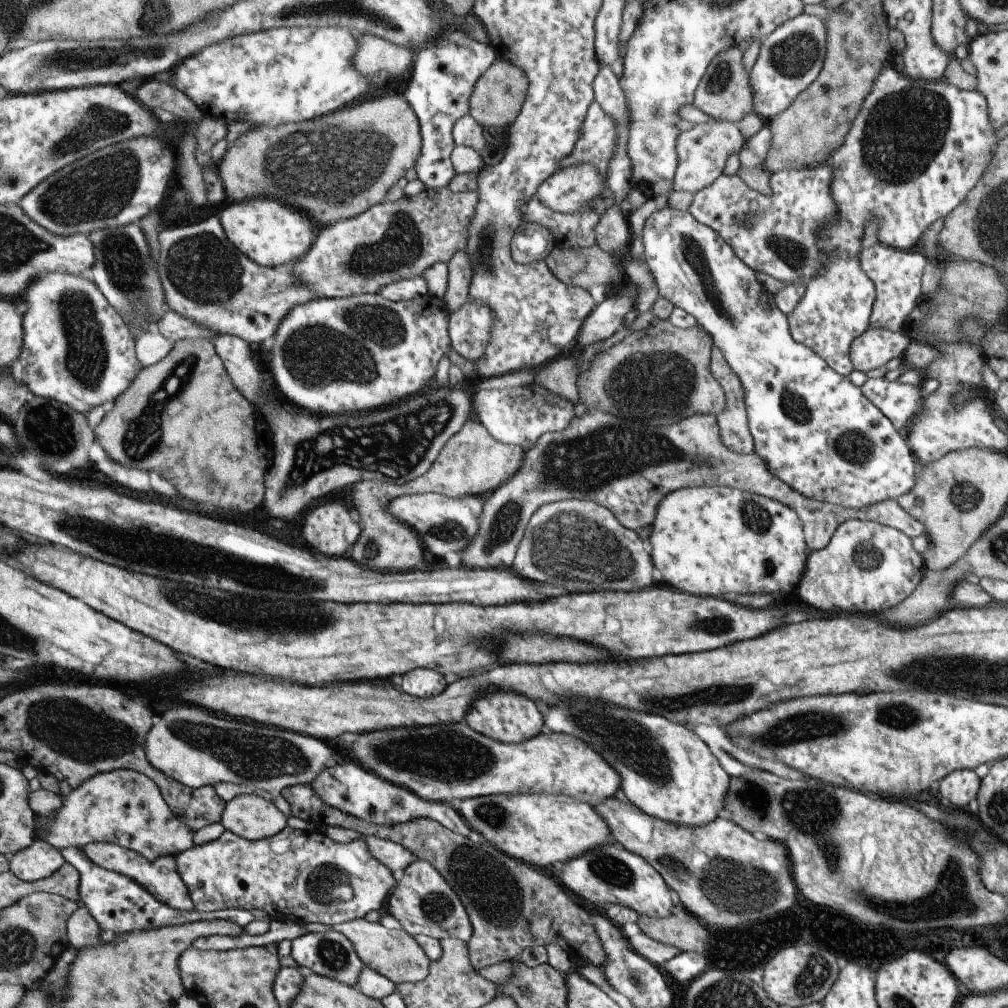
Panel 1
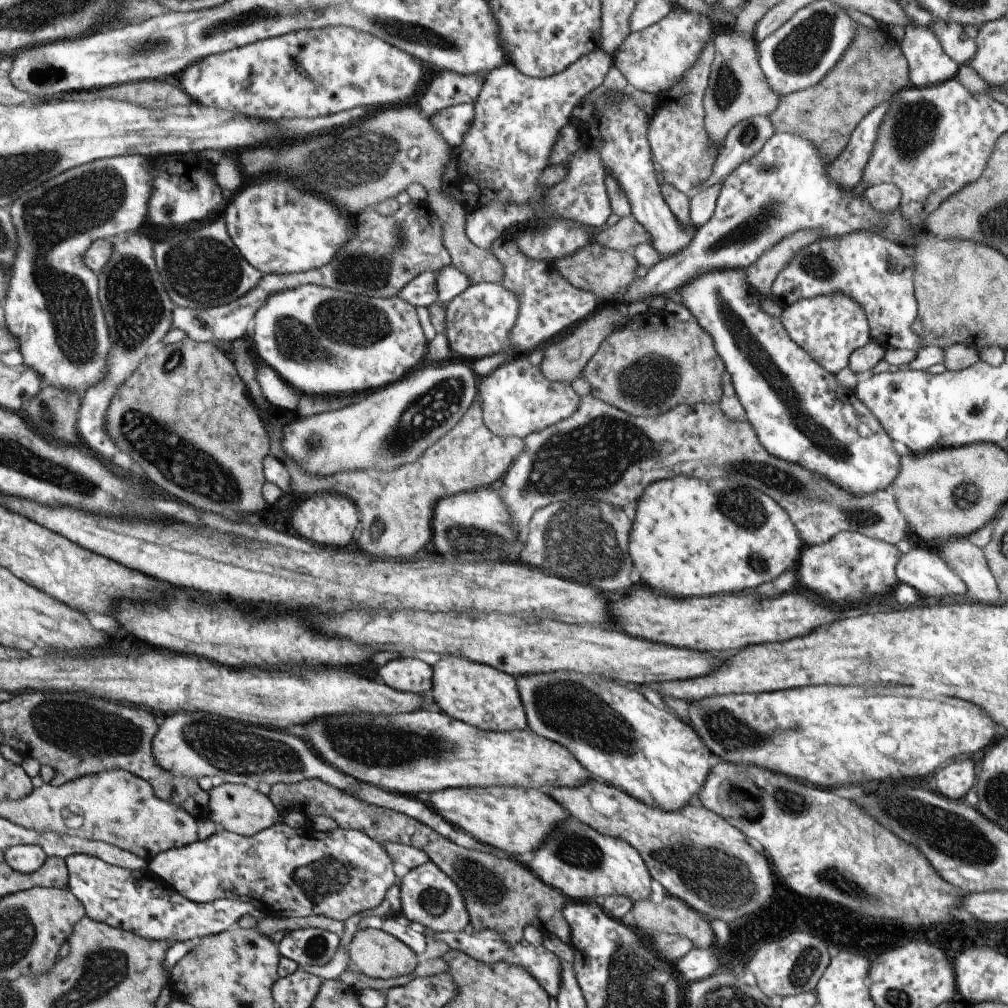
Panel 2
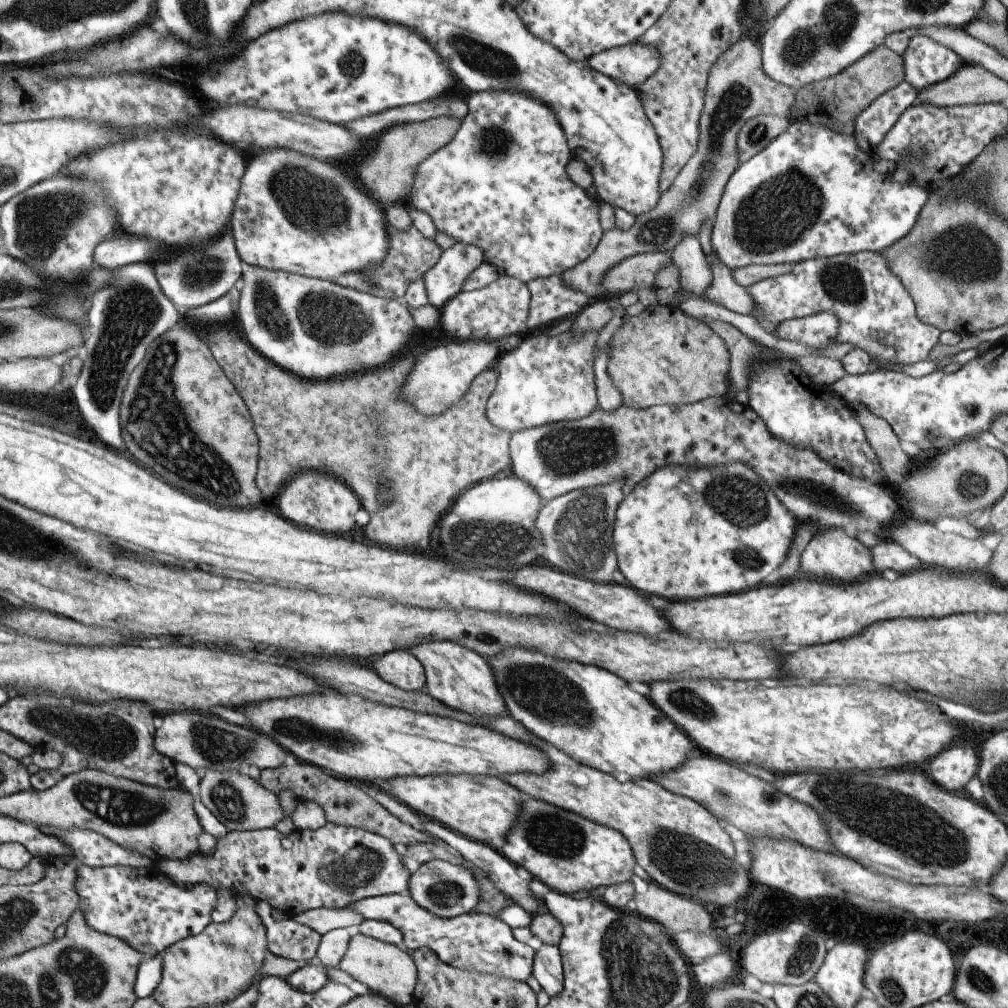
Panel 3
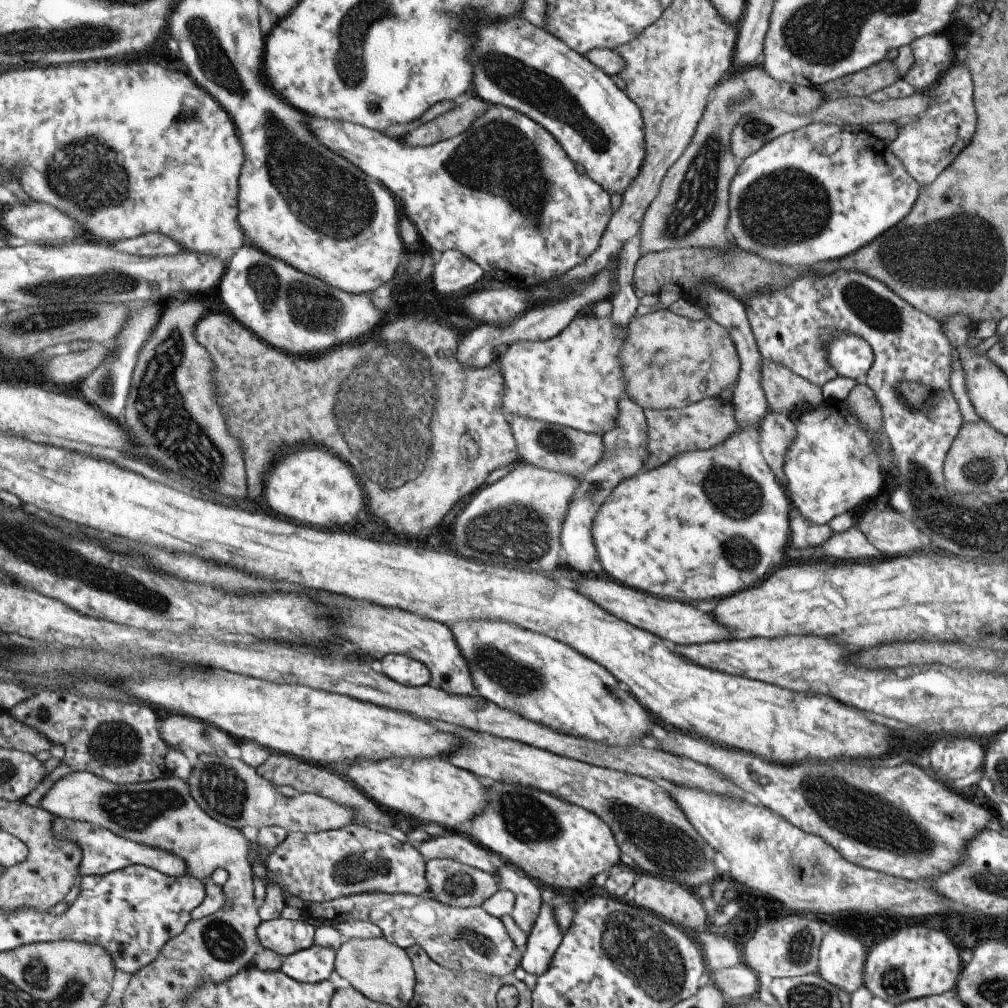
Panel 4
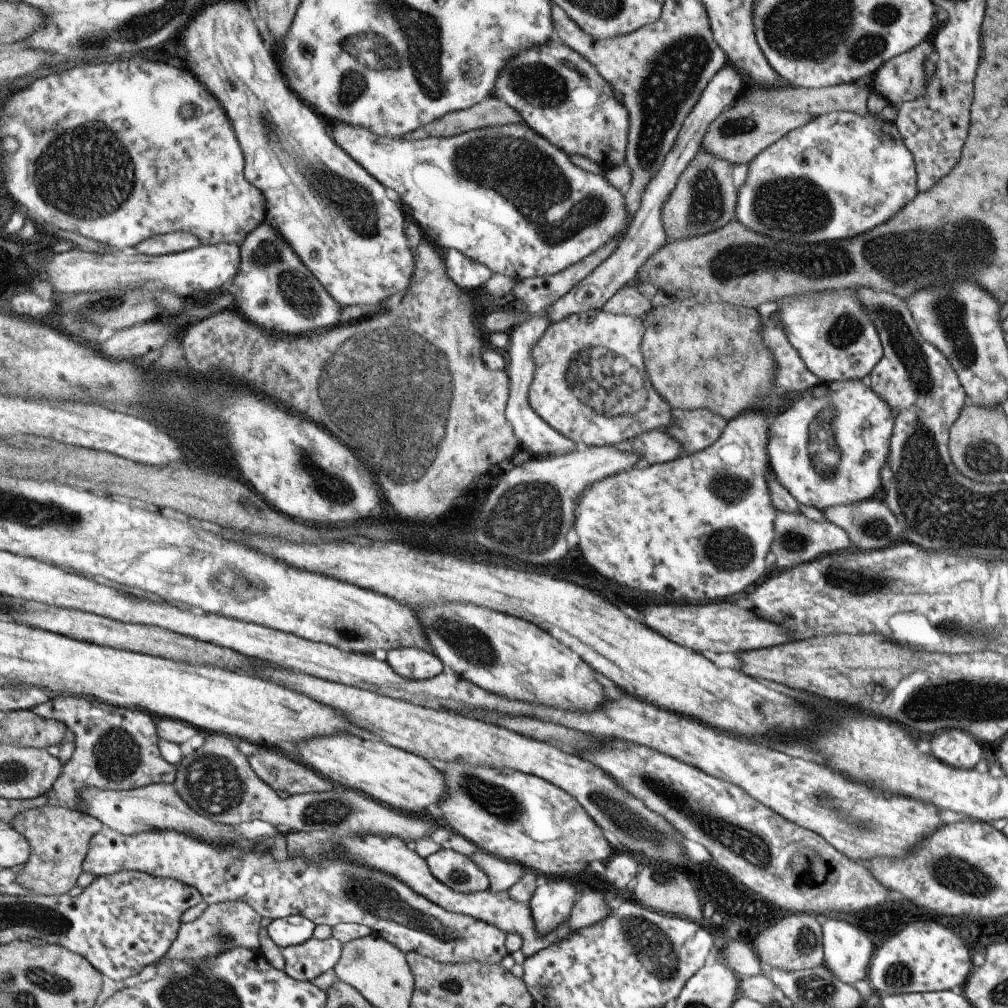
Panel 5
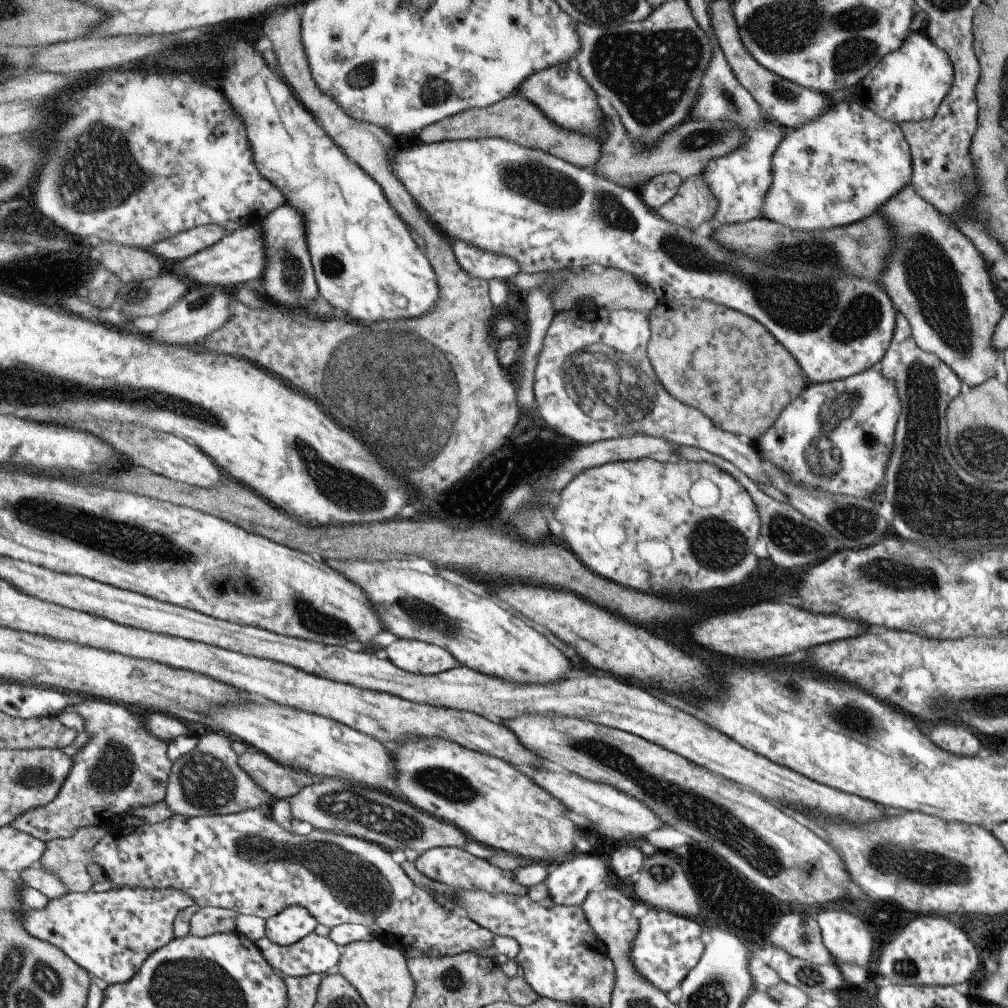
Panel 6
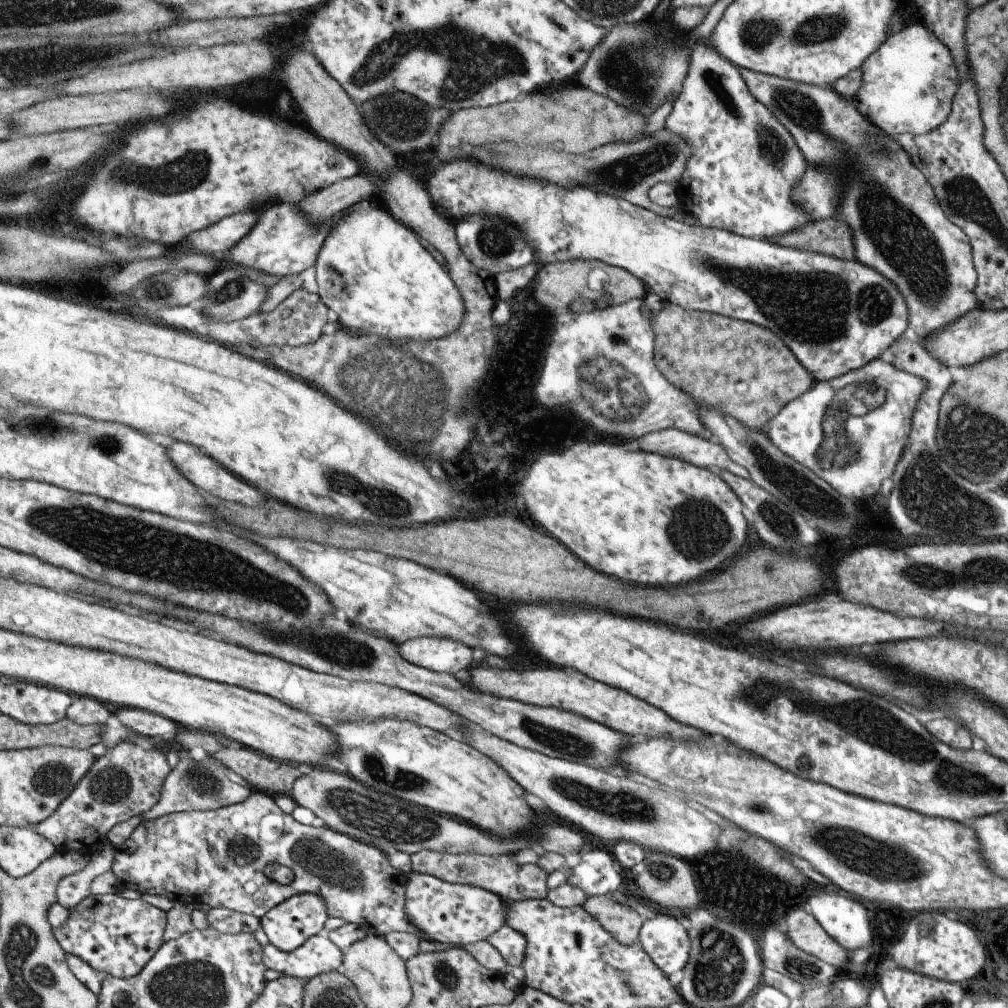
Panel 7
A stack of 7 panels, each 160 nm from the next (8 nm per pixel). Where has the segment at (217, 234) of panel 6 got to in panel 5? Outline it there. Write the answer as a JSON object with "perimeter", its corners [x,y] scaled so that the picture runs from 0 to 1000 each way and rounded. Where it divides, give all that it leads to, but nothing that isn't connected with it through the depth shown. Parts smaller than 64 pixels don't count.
{"perimeter":[[[176,229],[143,238],[143,240],[134,244],[132,249],[141,253],[158,254],[187,249],[197,243],[199,243],[198,236],[195,236],[195,233],[184,229]]]}

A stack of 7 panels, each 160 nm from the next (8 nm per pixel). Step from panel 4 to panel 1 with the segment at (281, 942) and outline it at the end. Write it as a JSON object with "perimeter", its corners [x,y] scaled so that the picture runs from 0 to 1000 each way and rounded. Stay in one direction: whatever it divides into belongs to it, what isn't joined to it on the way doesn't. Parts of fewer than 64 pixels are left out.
{"perimeter":[[[326,923],[323,926],[306,925],[304,928],[291,933],[291,950],[299,956],[309,960],[312,965],[326,969],[336,974],[352,979],[354,971],[357,970],[357,962],[360,954],[353,947],[348,934],[334,924]]]}

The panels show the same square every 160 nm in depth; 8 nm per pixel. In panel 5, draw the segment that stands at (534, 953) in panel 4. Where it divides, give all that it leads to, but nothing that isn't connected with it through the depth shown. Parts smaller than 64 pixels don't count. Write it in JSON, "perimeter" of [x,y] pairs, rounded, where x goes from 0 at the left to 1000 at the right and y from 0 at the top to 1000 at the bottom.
{"perimeter":[[[565,871],[548,872],[532,879],[523,897],[529,919],[537,930],[551,923],[562,913],[574,887],[568,883]]]}

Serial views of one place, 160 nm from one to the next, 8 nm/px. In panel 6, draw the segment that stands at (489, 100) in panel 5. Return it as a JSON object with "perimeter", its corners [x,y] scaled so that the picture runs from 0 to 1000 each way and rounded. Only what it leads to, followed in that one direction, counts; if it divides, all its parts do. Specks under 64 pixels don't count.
{"perimeter":[[[513,91],[507,92],[504,96],[494,99],[484,106],[469,106],[435,119],[419,127],[413,135],[414,139],[418,139],[422,143],[446,140],[447,138],[476,138],[483,136],[495,136],[515,142],[520,146],[535,147],[536,150],[548,153],[564,163],[584,170],[587,170],[587,164],[595,156],[596,142],[594,140],[553,127],[537,113],[536,108]]]}

